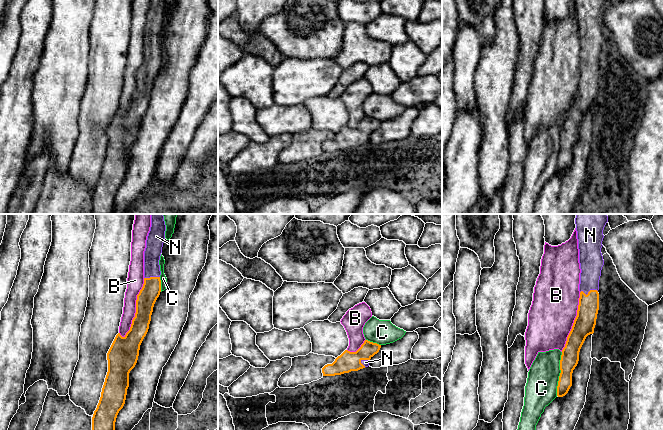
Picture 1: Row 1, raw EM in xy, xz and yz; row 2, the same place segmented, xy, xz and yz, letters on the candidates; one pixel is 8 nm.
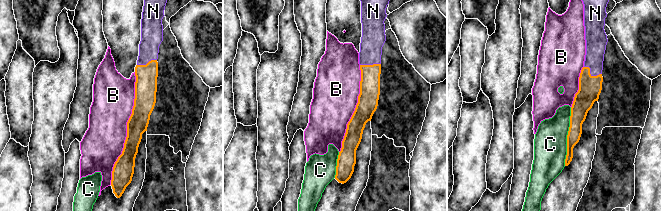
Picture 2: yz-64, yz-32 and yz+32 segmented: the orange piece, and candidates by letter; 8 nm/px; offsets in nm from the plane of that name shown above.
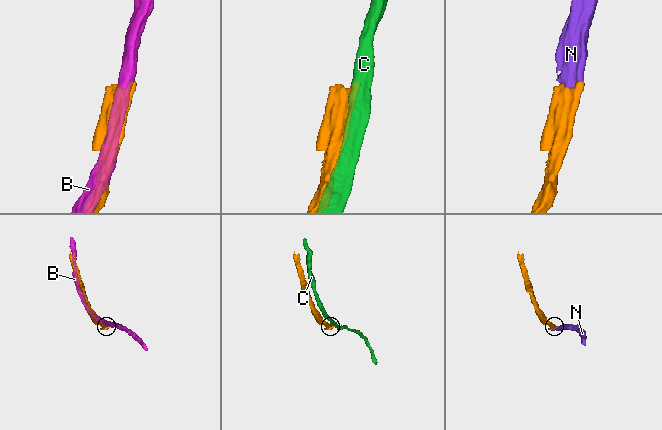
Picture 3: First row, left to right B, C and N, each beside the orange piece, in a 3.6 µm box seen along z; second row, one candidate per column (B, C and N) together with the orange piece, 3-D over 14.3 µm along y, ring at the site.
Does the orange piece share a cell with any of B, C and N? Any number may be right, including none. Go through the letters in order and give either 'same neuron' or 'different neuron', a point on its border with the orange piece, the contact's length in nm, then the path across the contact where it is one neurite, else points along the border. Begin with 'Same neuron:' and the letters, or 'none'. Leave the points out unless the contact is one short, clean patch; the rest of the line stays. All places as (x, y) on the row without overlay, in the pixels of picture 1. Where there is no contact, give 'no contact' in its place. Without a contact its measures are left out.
Same neuron: N
B: different neuron; meets orange in xy at (136, 84); contact 500 nm long
C: different neuron; meets orange in yz at (560, 150); contact 360 nm long
N: same neuron; meets orange in yz at (588, 68); contact 140 nm long; runs through yz (585, 97), (588, 84), (588, 68), (591, 37)

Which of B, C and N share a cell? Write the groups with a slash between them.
B / C / N

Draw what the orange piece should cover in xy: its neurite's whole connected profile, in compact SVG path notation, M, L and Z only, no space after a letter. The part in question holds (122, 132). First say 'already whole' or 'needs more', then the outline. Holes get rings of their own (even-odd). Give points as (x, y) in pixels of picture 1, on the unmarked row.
needs more; M151 0L144 27L144 60L136 76L136 89L130 106L124 113L118 109L107 129L108 148L102 164L101 173L92 193L92 209L90 214L113 214L115 198L119 187L123 184L129 163L129 149L135 143L140 121L146 112L154 80L161 68L159 36L165 16L165 0Z

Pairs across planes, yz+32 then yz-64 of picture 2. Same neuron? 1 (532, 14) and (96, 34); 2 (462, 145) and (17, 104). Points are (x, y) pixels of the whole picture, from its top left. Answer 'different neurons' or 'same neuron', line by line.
1: same neuron
2: different neurons

